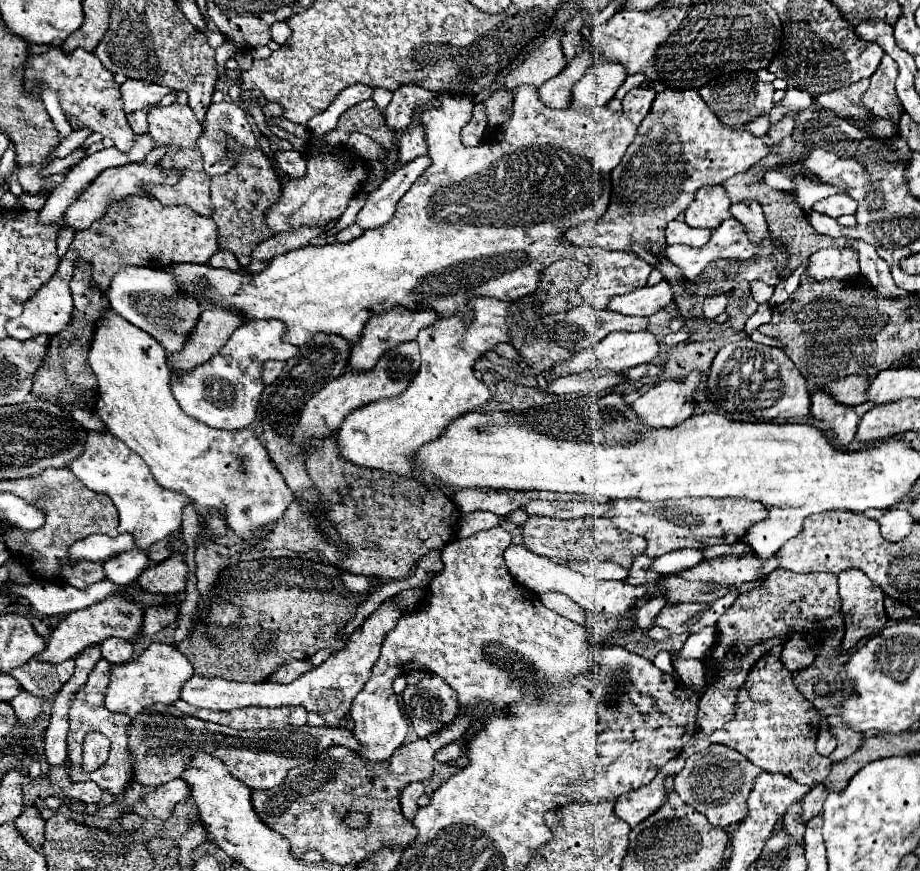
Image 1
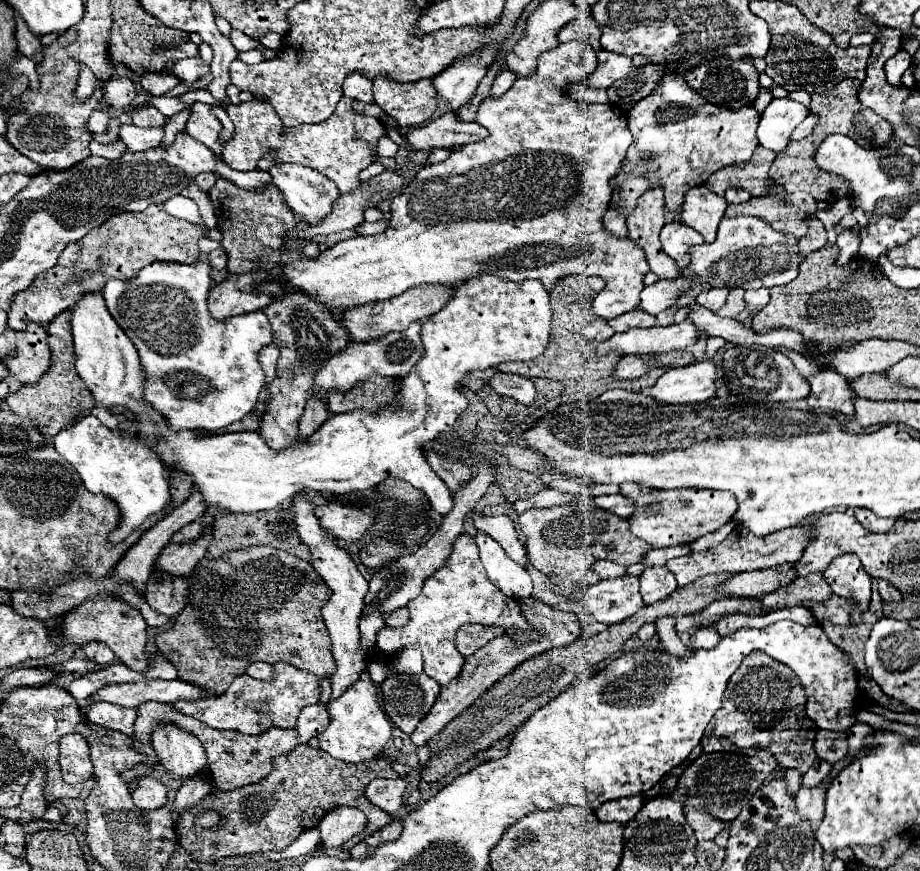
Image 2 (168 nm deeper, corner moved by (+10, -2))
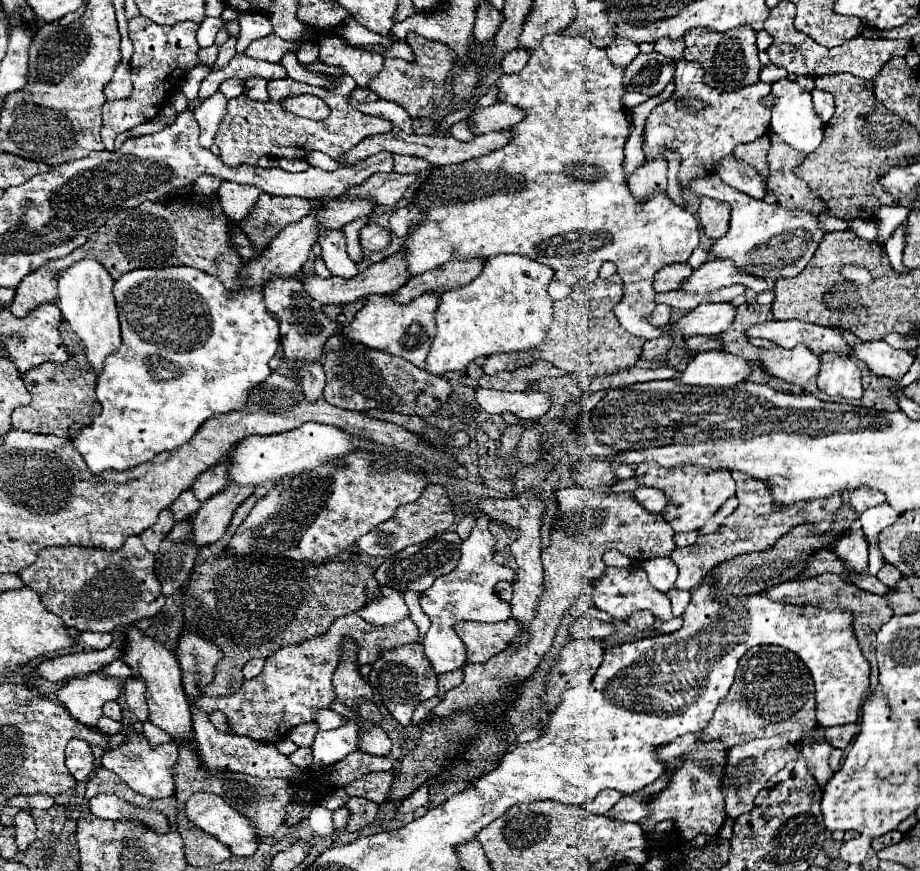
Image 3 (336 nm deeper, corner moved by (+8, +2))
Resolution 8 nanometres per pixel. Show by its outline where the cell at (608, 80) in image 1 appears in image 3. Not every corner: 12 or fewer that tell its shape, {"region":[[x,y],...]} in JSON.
{"region":[[614,40],[606,54],[614,66],[628,66],[638,56],[630,40]]}

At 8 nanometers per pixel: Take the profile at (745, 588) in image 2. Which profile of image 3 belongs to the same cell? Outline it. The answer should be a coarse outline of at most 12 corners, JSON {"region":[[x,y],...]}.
{"region":[[818,550],[800,578],[824,572],[842,574],[846,566],[832,550]]}

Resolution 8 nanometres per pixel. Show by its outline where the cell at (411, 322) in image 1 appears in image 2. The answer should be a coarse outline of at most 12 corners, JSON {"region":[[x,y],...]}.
{"region":[[416,286],[344,310],[352,340],[372,340],[436,314],[454,294]]}

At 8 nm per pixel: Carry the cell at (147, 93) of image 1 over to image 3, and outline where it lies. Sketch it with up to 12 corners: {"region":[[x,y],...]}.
{"region":[[120,62],[106,86],[106,98],[126,98],[132,90],[130,66]]}

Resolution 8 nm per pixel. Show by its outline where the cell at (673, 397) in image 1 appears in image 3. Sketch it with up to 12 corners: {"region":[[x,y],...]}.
{"region":[[724,350],[696,354],[678,382],[734,386],[750,374]]}

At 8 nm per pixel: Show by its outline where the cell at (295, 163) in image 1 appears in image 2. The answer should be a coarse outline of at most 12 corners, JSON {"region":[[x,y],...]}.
{"region":[[274,164],[268,172],[288,206],[310,226],[340,198],[314,168]]}

